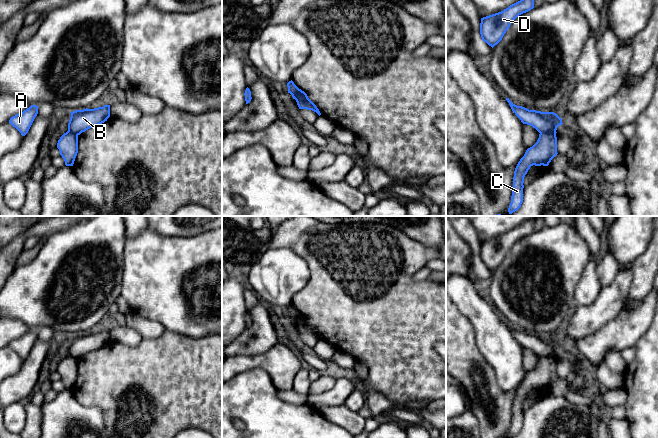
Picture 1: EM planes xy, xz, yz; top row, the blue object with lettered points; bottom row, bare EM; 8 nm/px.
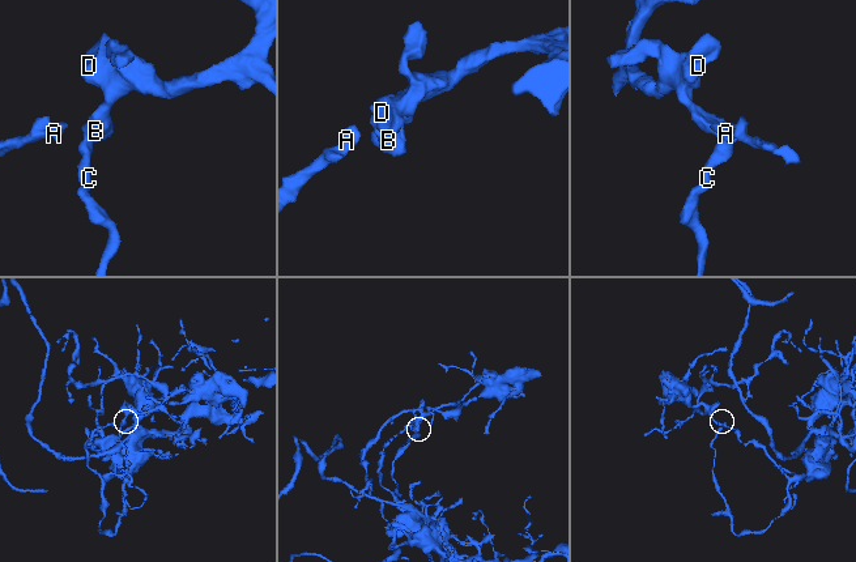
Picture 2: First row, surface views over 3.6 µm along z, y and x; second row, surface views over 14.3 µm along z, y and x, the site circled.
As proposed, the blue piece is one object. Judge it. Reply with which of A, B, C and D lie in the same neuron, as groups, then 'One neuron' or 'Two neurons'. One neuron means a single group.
Groups: A C / B D. Two neurons

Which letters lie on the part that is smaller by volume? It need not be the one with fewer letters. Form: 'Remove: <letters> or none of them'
Remove: B, D

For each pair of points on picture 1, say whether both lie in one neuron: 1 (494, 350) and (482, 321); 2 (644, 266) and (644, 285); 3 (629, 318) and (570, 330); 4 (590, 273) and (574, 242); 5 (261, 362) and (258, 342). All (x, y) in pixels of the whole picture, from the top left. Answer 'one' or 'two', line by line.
1: one
2: one
3: two
4: two
5: two

